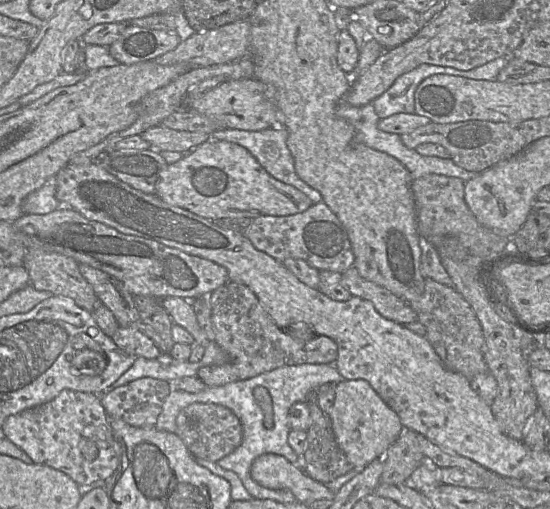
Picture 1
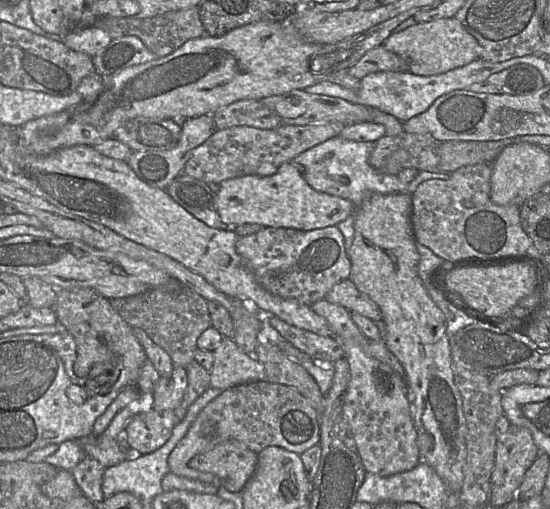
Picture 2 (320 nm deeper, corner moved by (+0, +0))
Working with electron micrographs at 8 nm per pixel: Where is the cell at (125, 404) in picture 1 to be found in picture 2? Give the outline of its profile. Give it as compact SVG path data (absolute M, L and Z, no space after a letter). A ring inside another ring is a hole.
M152 409L135 414L125 427L128 443L141 454L154 452L169 439L175 424L174 410Z

